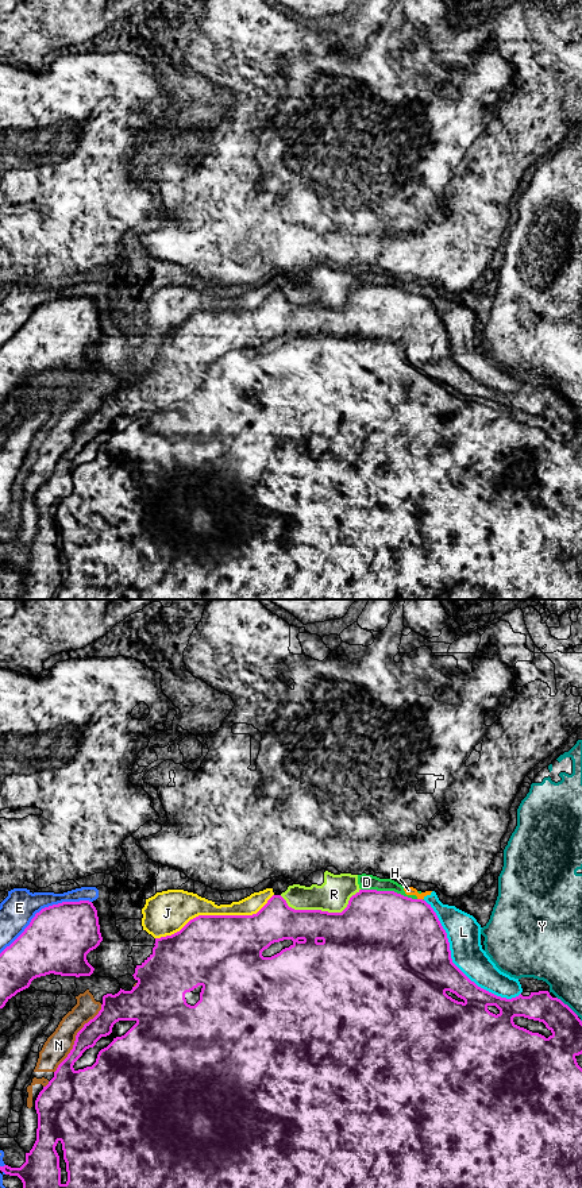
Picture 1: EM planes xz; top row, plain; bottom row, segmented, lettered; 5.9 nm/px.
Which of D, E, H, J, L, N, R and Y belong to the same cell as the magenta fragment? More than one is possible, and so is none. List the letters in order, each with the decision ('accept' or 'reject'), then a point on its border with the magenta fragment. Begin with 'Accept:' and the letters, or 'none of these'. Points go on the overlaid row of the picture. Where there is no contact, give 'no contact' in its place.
Accept: none of these
D: reject; contact xz (389, 891)
E: reject; contact xz (45, 907)
H: reject; contact xz (420, 899)
J: reject; contact xz (215, 915)
L: reject; contact xz (453, 963)
N: reject; contact xz (76, 1038)
R: reject; contact xz (320, 910)
Y: reject; contact xz (566, 1005)

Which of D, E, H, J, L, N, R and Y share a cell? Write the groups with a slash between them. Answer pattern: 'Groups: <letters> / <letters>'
Groups: D E H J L N R / Y

